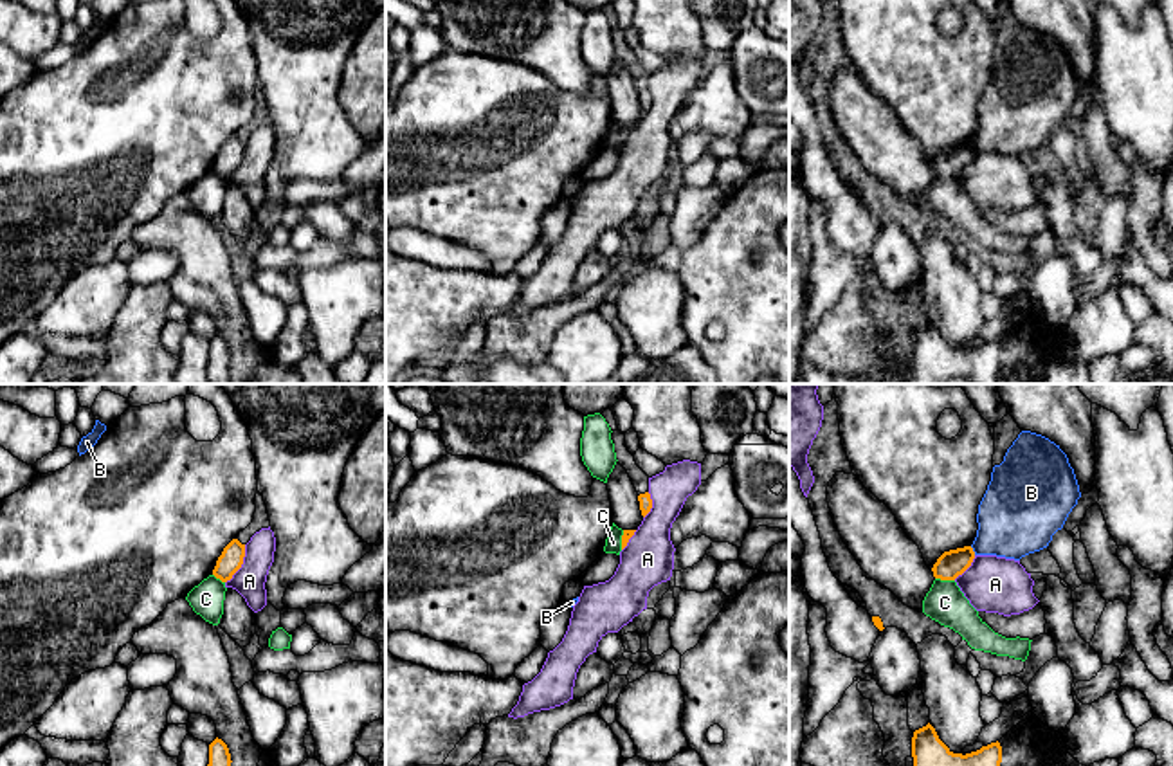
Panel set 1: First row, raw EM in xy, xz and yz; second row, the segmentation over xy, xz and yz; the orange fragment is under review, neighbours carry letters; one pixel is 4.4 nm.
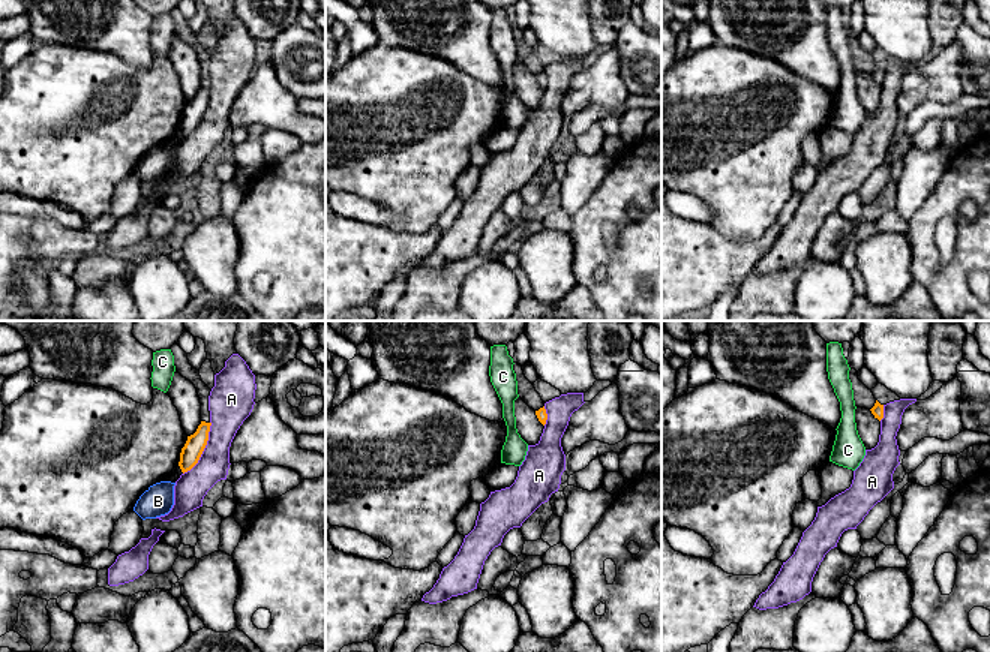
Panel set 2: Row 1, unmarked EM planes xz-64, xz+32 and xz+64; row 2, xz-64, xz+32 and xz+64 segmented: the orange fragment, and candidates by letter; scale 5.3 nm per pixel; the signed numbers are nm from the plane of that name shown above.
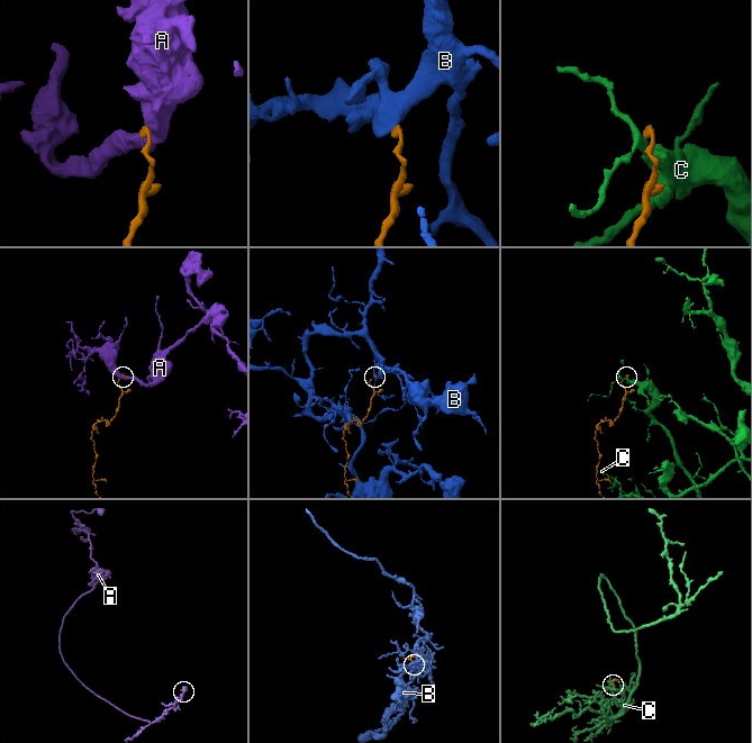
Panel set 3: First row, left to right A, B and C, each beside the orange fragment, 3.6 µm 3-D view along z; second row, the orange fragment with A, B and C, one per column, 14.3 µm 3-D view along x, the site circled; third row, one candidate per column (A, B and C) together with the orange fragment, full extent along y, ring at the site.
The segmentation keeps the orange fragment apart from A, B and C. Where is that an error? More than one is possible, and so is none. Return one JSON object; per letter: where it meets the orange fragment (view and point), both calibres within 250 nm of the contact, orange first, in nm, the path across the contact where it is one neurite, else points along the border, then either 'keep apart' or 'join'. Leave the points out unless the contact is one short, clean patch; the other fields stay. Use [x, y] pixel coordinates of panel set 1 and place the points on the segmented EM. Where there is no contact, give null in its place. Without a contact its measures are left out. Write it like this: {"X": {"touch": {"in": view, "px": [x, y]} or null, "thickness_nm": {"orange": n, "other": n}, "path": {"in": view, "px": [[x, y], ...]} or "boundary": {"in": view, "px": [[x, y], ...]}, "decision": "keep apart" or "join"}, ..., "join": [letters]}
{"A": {"touch": {"in": "xy", "px": [242, 563]}, "thickness_nm": {"orange": 110, "other": 140}, "boundary": {"in": "xy", "px": [[245, 545], [242, 566], [226, 583]]}, "decision": "keep apart"}, "B": {"touch": {"in": "yz", "px": [972, 550]}, "thickness_nm": {"orange": 120, "other": 340}, "boundary": {"in": "yz", "px": [[970, 547], [975, 554]]}, "decision": "keep apart"}, "C": {"touch": {"in": "yz", "px": [945, 579]}, "thickness_nm": {"orange": 120, "other": 180}, "boundary": {"in": "yz", "px": [[936, 577], [954, 581]]}, "decision": "keep apart"}, "join": []}

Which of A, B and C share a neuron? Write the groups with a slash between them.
A / B / C

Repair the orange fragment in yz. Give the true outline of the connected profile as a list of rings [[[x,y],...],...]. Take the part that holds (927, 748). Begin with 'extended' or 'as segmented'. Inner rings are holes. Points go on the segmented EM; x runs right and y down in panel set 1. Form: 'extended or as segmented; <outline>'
as segmented; [[[928,723],[914,732],[912,757],[914,766],[1000,766],[1002,746],[996,741],[966,755],[953,753]]]

